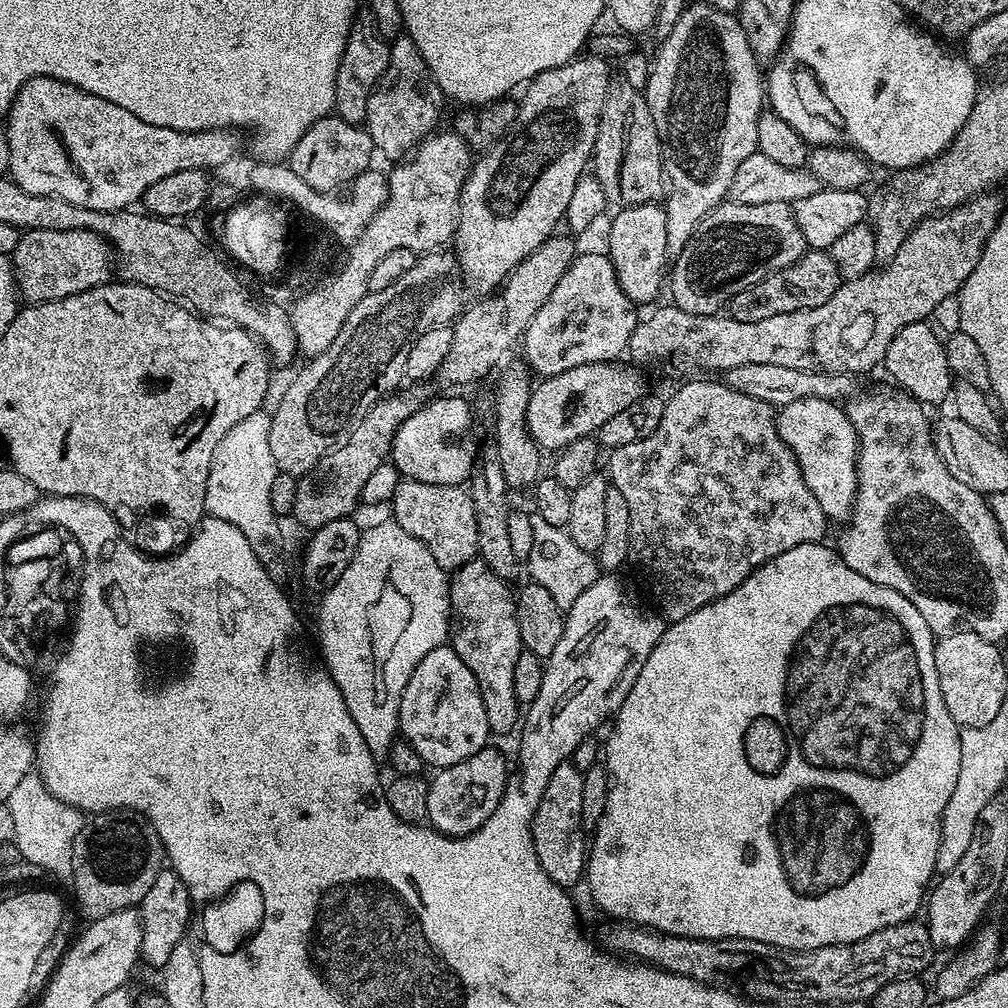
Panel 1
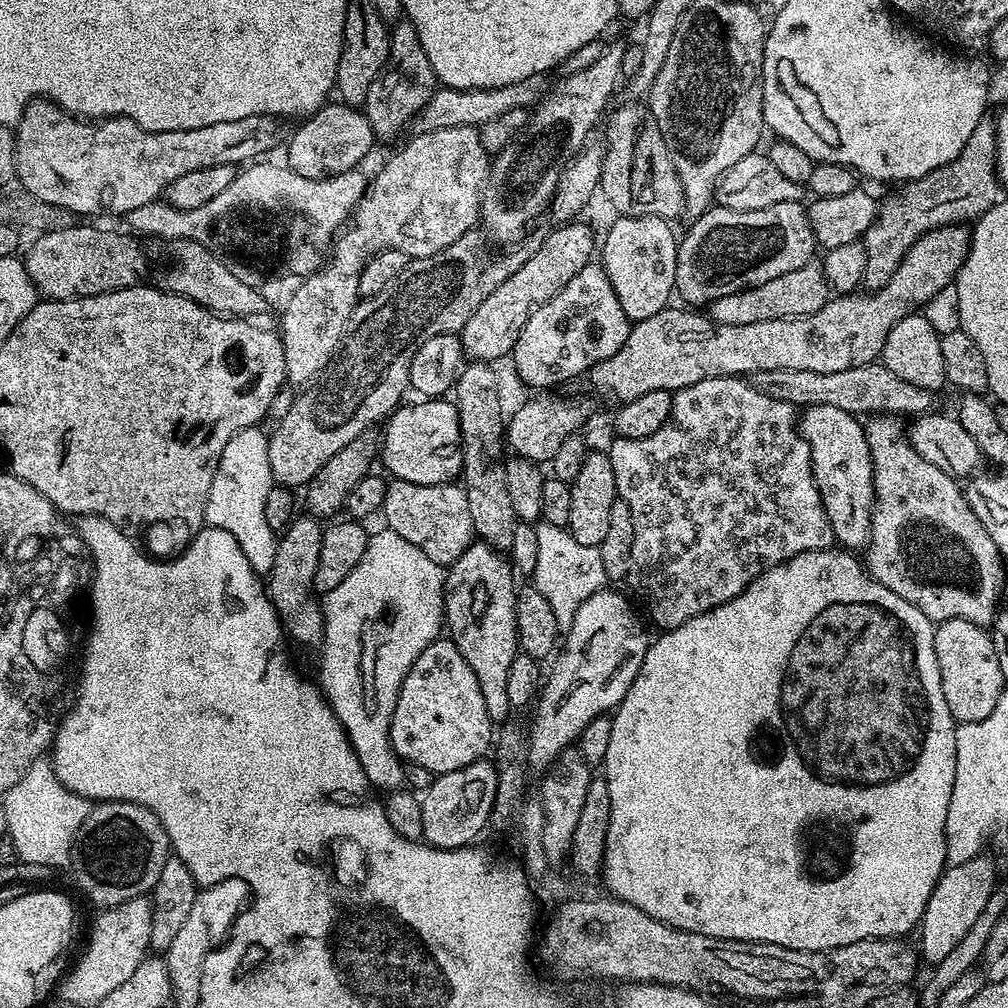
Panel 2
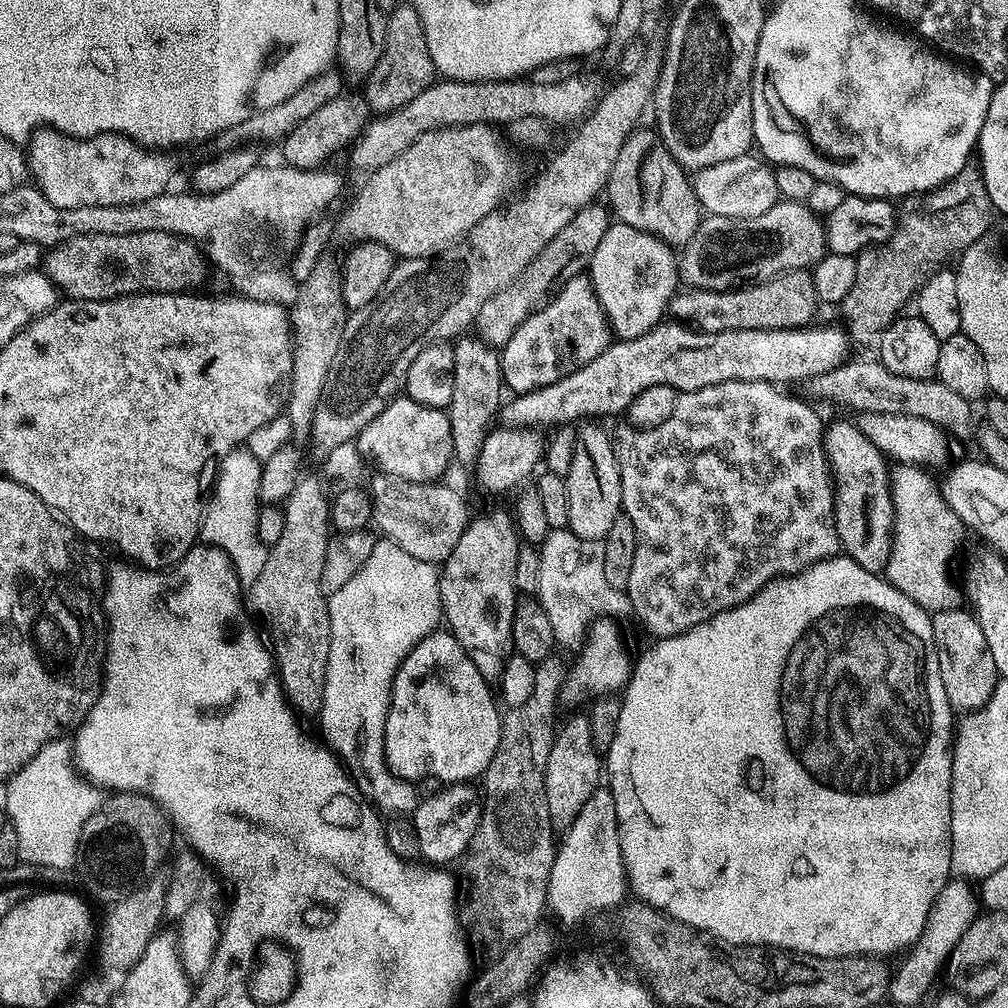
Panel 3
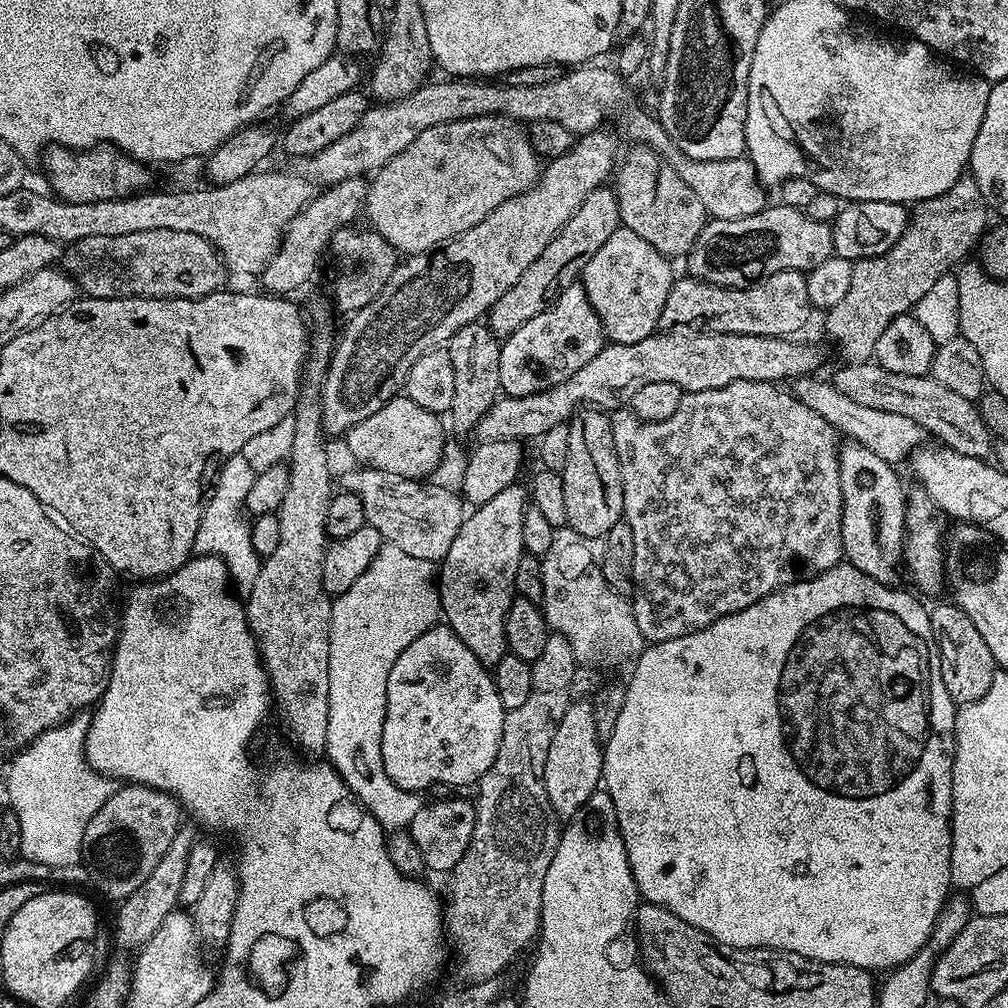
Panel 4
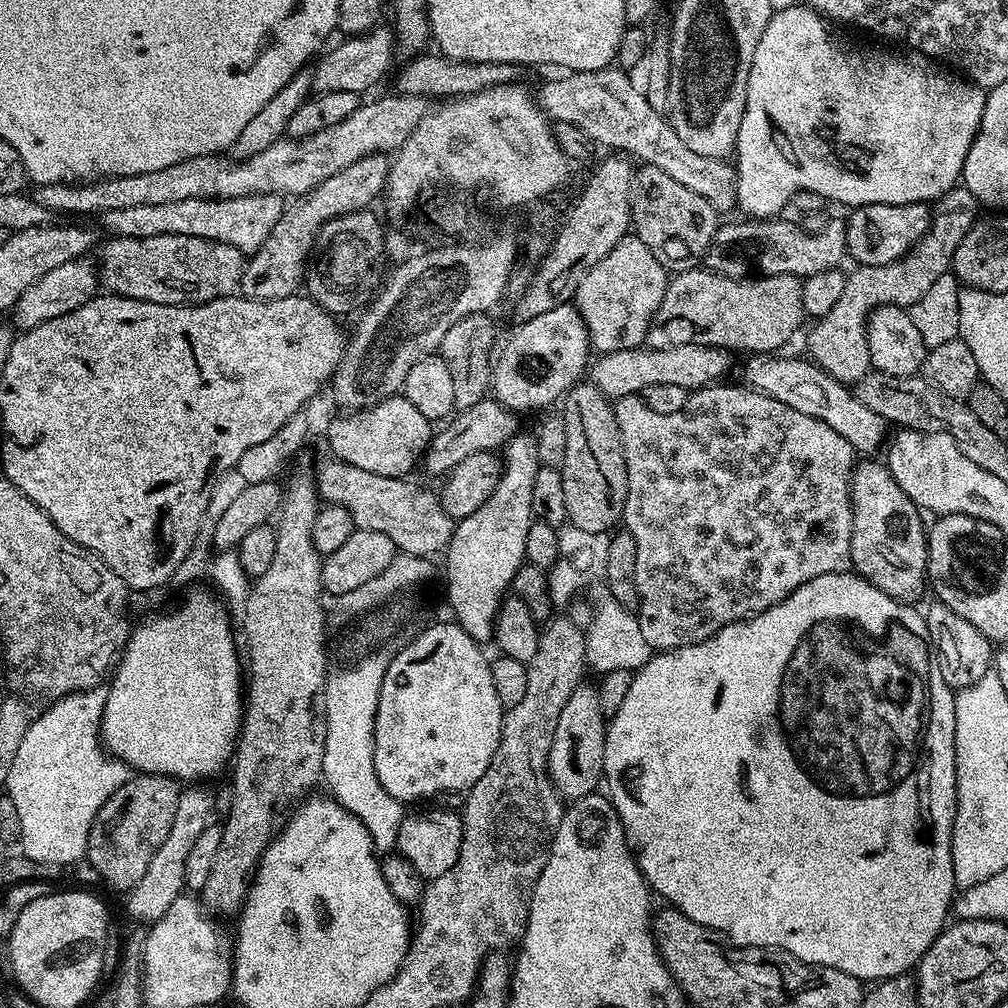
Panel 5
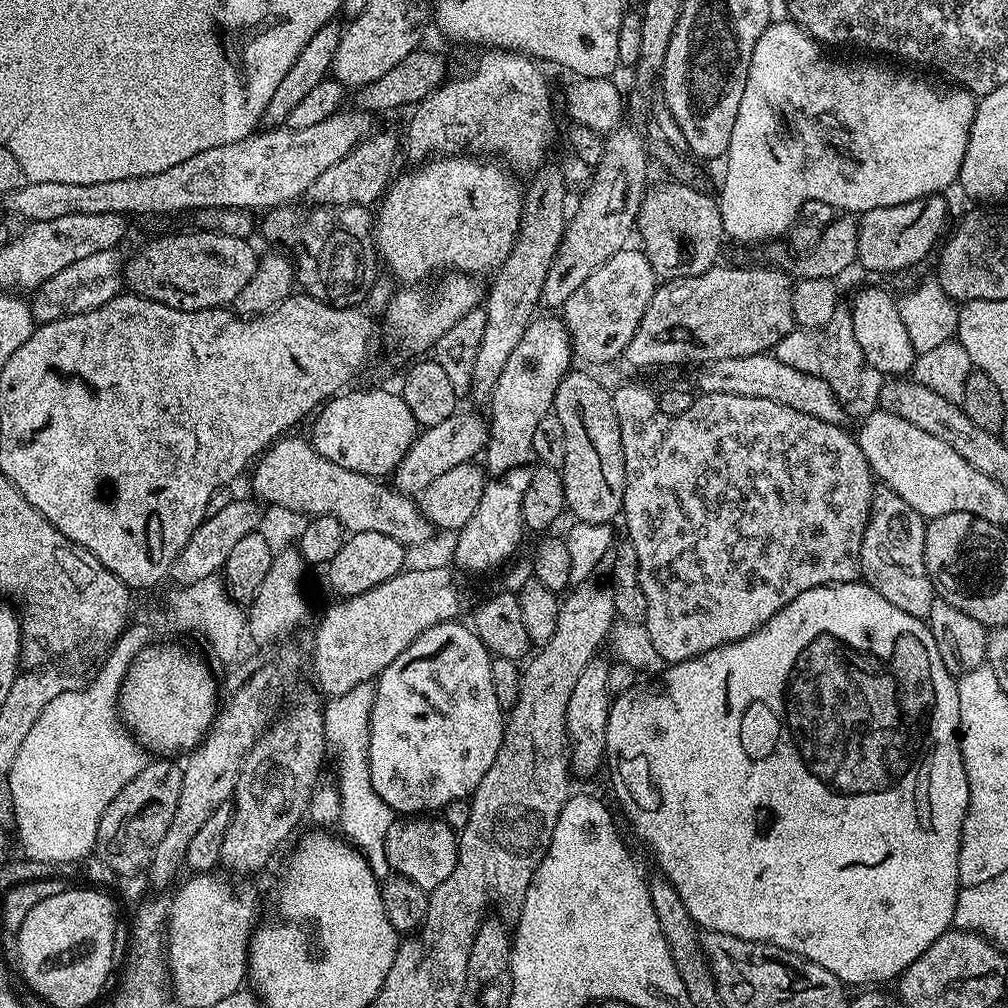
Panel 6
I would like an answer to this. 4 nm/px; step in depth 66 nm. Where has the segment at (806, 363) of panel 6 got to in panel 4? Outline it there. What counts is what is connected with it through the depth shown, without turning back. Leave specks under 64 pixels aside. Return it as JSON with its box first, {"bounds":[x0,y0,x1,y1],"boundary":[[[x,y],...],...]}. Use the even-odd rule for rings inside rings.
{"bounds":[824,178,990,363],"boundary":[[[962,178],[948,192],[938,194],[933,200],[919,201],[911,209],[907,230],[886,254],[855,261],[850,290],[837,305],[827,309],[828,317],[824,320],[829,338],[840,347],[841,361],[869,363],[882,330],[890,326],[893,318],[911,313],[922,294],[938,278],[949,275],[971,248],[973,251],[977,247],[989,227],[988,216],[990,209],[982,190],[970,178]]]}

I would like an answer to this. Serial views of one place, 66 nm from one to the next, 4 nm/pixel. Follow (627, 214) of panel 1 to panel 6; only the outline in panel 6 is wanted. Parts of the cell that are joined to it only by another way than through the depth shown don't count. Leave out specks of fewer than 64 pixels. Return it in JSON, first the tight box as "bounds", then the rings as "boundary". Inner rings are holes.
{"bounds":[562,246,658,364],"boundary":[[[629,246],[618,254],[606,258],[570,298],[566,298],[562,309],[564,325],[572,338],[572,350],[577,361],[585,360],[588,364],[608,364],[611,360],[619,361],[624,355],[630,338],[650,306],[658,287],[658,277],[652,263],[639,247]]]}

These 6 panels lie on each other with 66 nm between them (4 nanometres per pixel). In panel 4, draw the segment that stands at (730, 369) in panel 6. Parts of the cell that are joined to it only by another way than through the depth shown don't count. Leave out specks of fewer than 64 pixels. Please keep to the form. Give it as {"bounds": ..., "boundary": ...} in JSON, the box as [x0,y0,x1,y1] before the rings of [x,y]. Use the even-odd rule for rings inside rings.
{"bounds":[790,374,926,465],"boundary":[[[809,374],[797,376],[791,381],[790,391],[798,402],[802,402],[814,410],[837,433],[843,434],[848,440],[856,440],[866,450],[878,454],[878,458],[885,460],[887,464],[899,465],[899,460],[907,461],[917,448],[925,443],[926,433],[902,414],[890,414],[886,410],[873,410],[870,406],[858,406],[846,398],[844,394],[838,394],[838,390],[826,380],[819,380],[819,375]]]}

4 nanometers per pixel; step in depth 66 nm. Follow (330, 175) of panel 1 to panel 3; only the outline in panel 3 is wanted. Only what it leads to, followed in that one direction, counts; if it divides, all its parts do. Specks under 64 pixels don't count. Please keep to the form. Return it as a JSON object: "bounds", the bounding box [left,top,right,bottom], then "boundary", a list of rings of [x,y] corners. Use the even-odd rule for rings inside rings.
{"bounds":[282,94,370,170],"boundary":[[[341,94],[326,106],[318,106],[306,122],[301,122],[295,130],[290,130],[290,134],[282,141],[284,148],[283,163],[289,168],[311,168],[320,170],[331,156],[336,156],[340,151],[351,149],[352,145],[360,138],[360,133],[368,127],[370,123],[370,109],[368,101],[363,95],[348,96]]]}

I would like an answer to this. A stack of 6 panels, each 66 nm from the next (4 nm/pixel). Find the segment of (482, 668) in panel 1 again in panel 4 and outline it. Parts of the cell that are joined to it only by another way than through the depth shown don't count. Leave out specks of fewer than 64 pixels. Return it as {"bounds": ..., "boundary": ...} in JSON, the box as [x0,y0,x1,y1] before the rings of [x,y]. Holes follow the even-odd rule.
{"bounds":[438,482,529,666],"boundary":[[[514,482],[502,494],[494,494],[490,502],[473,507],[465,515],[458,538],[454,538],[450,550],[446,550],[438,564],[443,619],[485,666],[496,665],[508,652],[506,614],[514,599],[518,562],[526,555],[522,524],[529,500],[525,485],[523,488],[520,482]]]}

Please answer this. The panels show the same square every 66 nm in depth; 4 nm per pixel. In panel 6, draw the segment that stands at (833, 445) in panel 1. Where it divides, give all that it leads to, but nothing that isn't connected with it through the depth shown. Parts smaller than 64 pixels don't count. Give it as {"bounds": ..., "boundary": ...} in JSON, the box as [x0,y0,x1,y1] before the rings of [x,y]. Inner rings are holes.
{"bounds":[860,487,938,620],"boundary":[[[881,487],[872,498],[860,551],[863,583],[878,590],[878,594],[882,594],[886,602],[898,606],[898,610],[906,610],[906,614],[919,620],[928,617],[930,606],[938,599],[924,561],[925,527],[925,517],[920,516],[914,506],[906,506],[906,502],[902,502],[902,498],[898,498],[891,488]]]}

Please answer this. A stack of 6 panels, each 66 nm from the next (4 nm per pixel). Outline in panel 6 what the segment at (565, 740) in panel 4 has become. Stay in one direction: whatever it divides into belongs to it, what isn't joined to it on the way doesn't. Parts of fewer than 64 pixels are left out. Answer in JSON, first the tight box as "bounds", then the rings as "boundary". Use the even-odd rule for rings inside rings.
{"bounds":[566,658,610,776],"boundary":[[[593,658],[586,662],[586,670],[578,677],[570,703],[566,706],[566,730],[568,731],[568,755],[570,768],[580,776],[592,776],[606,760],[606,722],[610,707],[610,663],[607,659]]]}

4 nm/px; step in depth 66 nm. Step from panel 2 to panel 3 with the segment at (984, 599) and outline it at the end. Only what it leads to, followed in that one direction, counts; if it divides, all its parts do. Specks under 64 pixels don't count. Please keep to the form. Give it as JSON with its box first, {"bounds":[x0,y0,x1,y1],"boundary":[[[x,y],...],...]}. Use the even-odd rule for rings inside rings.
{"bounds":[886,463,966,614],"boundary":[[[897,463],[895,467],[890,472],[892,545],[886,579],[929,614],[961,607],[960,592],[948,571],[966,535],[964,523],[948,505],[941,485],[932,481],[931,471],[914,464]]]}

